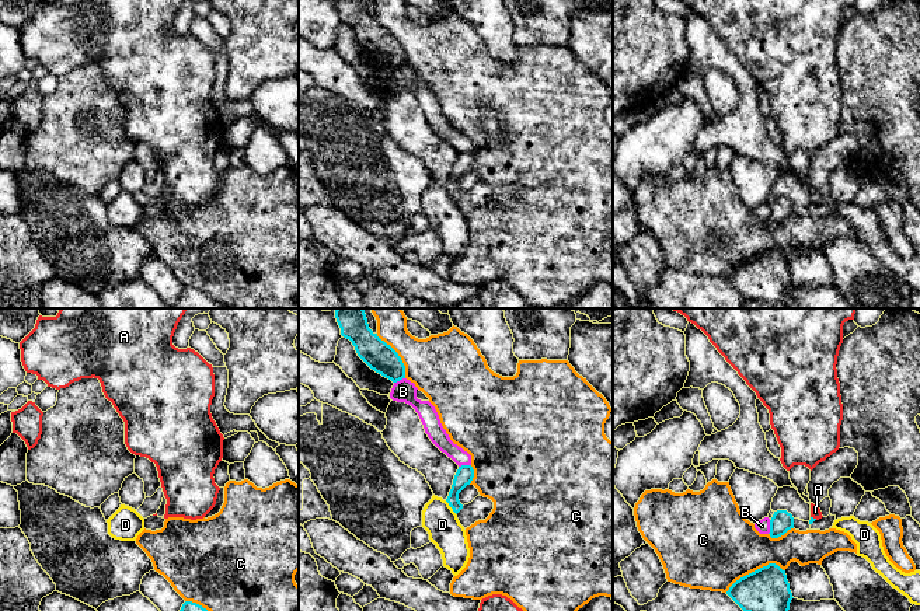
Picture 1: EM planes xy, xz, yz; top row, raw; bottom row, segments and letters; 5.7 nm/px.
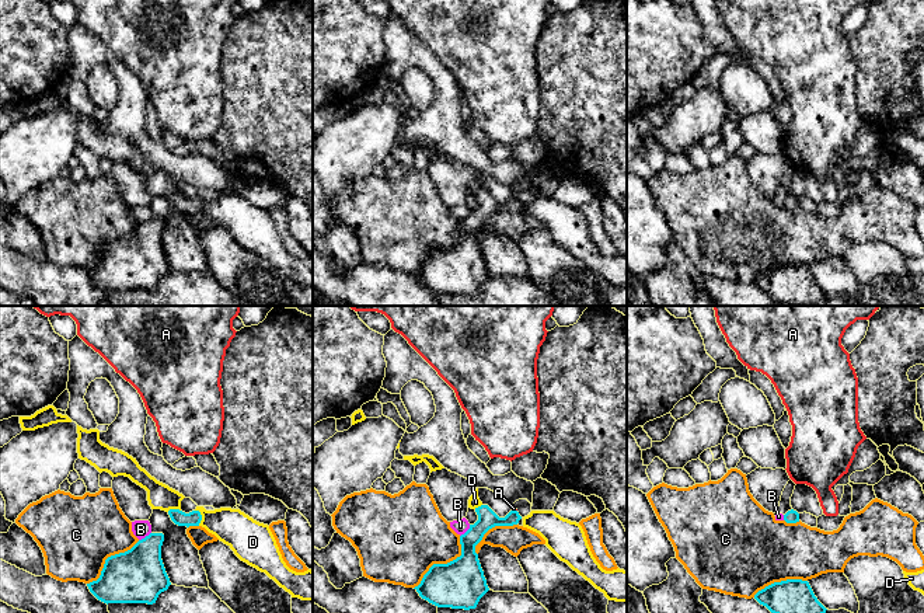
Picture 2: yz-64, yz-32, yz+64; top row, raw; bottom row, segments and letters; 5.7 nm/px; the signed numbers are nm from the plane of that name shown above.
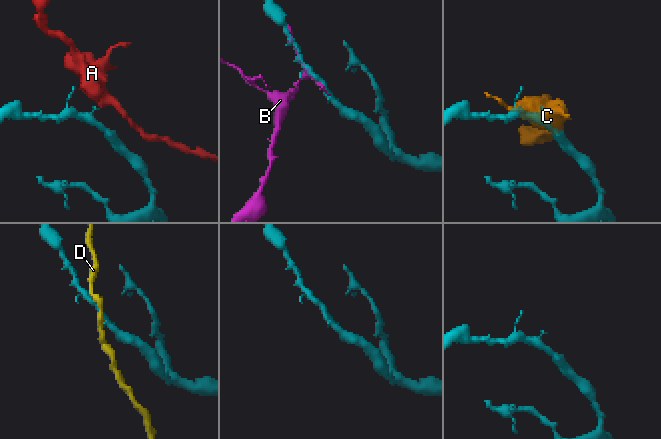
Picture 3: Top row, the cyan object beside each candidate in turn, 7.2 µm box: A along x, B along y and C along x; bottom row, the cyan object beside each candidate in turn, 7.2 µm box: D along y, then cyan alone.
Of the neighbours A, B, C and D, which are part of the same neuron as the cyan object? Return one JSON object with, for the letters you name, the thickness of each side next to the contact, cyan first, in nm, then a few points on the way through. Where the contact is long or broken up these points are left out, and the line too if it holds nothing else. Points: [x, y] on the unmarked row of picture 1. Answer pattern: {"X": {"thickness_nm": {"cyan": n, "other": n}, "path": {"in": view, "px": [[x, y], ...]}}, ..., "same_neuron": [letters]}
{"same_neuron": []}

